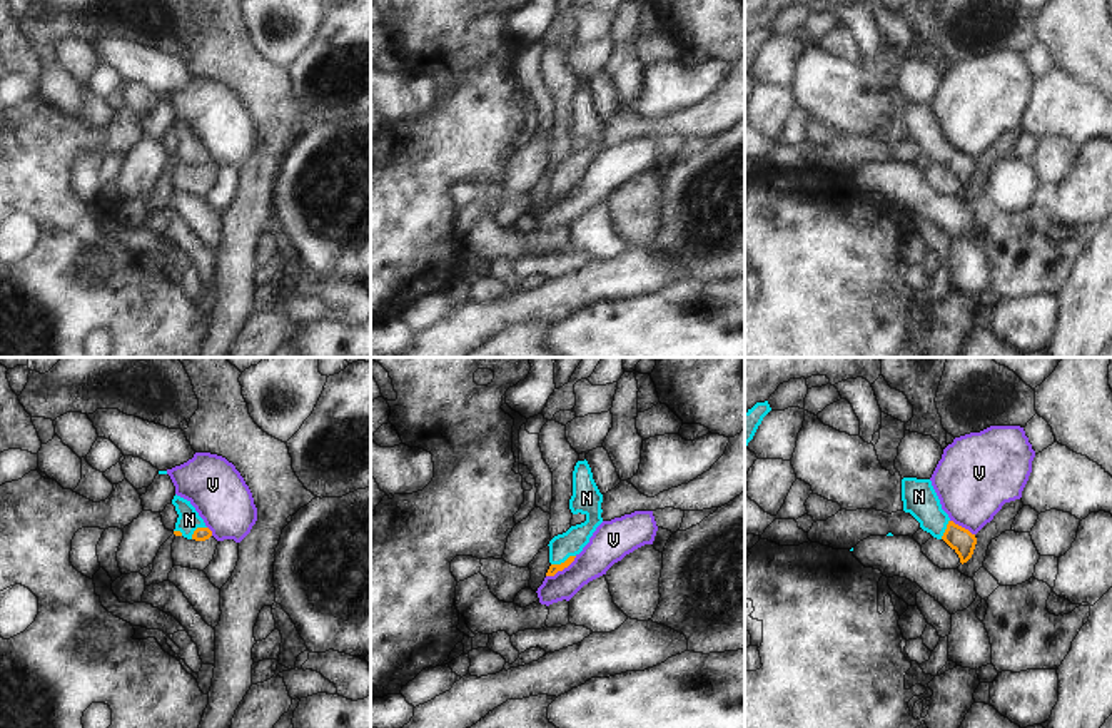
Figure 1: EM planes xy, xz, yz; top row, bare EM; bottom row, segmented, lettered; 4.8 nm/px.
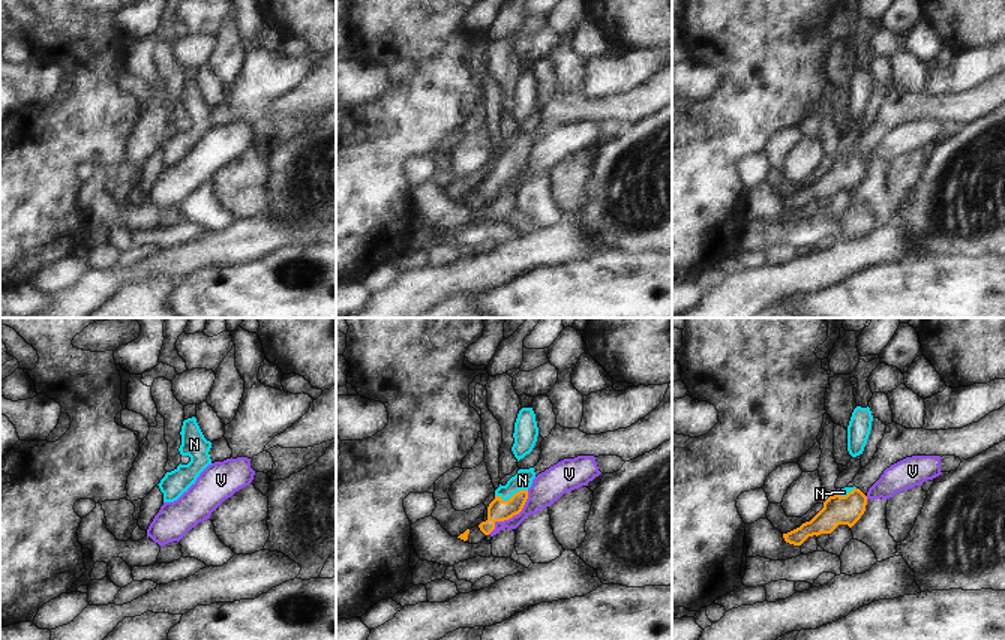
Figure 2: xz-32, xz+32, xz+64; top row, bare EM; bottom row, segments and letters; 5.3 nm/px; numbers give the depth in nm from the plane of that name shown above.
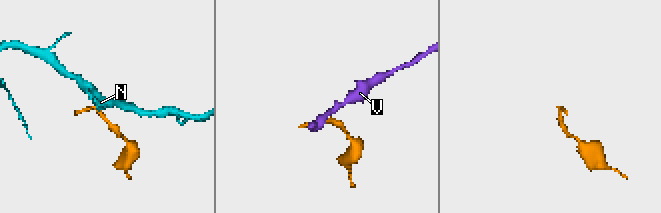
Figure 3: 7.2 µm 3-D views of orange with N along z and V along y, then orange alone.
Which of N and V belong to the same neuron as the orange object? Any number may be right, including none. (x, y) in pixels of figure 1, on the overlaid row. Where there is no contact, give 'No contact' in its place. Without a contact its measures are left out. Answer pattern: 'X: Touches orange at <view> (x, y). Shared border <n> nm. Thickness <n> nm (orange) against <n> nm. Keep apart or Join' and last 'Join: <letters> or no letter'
N: Touches orange at xz (565, 561). Shared border 130 nm. Thickness 50 nm (orange) against 120 nm. Join
V: Touches orange at xz (561, 570). Shared border 180 nm. Thickness 50 nm (orange) against 180 nm. Keep apart
Join: N

